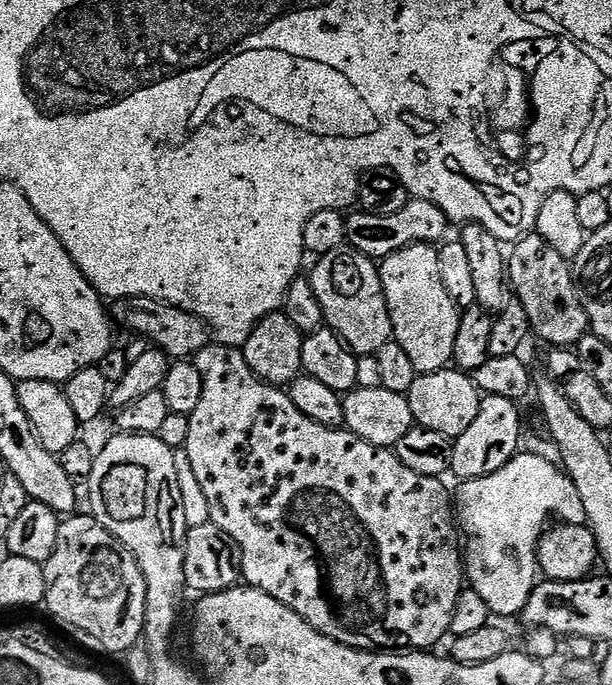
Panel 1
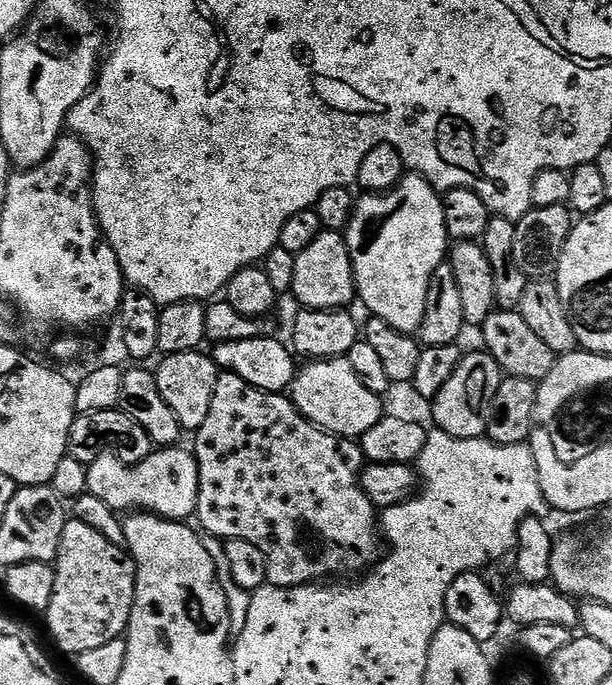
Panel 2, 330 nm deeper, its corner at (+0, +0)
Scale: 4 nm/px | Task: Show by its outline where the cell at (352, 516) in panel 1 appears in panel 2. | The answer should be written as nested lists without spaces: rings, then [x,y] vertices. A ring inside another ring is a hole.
[[[221,372],[218,386],[214,390],[214,402],[210,402],[210,414],[206,414],[206,422],[202,422],[202,426],[195,429],[194,436],[196,436],[194,453],[198,464],[198,500],[195,516],[201,519],[202,526],[208,534],[217,536],[222,541],[254,542],[254,546],[258,546],[258,550],[266,554],[268,583],[279,588],[293,588],[313,582],[324,582],[329,578],[352,578],[369,571],[381,559],[382,536],[378,531],[378,509],[370,502],[366,490],[362,490],[360,485],[360,474],[364,470],[366,461],[364,451],[355,439],[335,436],[333,432],[319,428],[296,409],[287,395],[258,390],[250,386],[250,382],[242,382],[242,378],[238,378],[238,374],[233,372]]]

